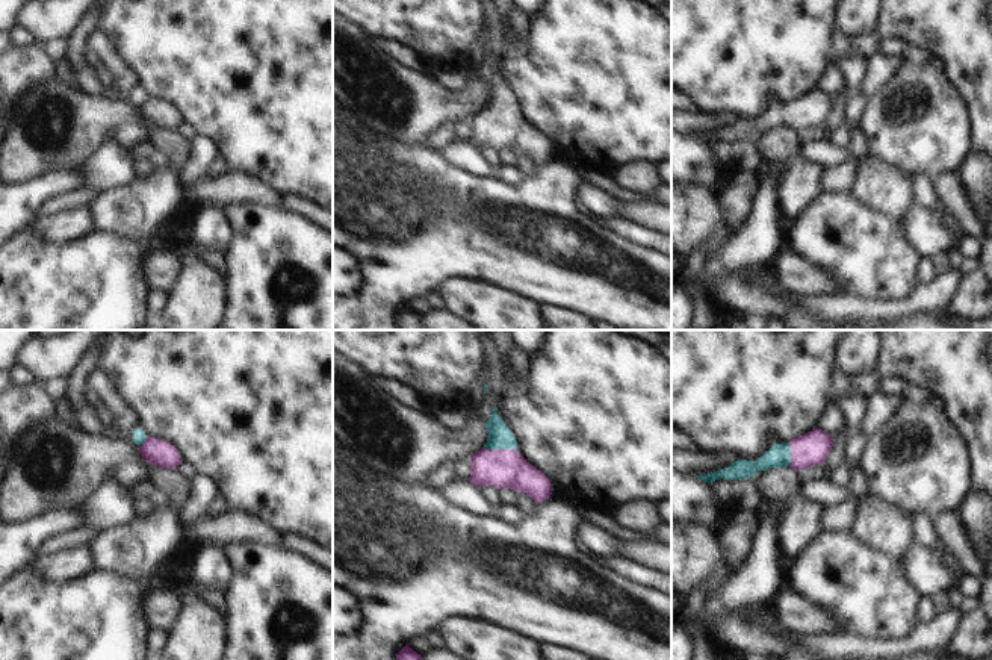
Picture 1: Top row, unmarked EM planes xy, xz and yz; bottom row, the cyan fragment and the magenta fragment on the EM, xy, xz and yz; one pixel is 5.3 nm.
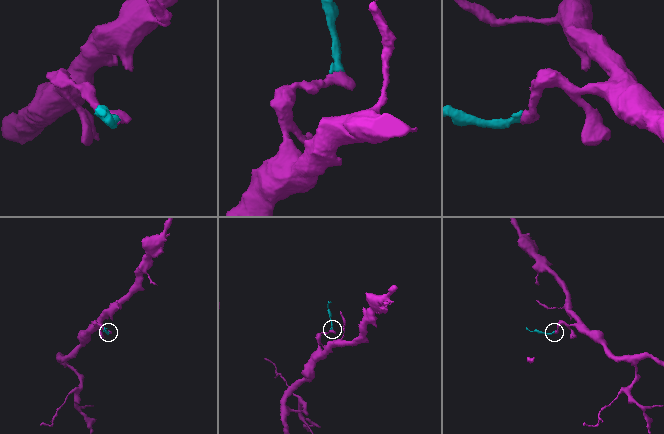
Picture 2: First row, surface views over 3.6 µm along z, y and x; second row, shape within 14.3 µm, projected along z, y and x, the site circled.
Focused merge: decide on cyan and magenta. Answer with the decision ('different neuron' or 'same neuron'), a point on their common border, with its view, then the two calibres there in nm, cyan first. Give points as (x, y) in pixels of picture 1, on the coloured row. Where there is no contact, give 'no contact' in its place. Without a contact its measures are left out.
same neuron | xz (501, 448) | 130/200 nm

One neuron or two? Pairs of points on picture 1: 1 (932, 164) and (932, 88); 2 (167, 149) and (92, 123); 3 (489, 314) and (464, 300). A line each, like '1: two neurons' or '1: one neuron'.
1: one neuron
2: one neuron
3: one neuron

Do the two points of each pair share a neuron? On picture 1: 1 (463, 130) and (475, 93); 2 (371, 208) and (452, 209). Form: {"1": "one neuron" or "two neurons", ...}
{"1": "two neurons", "2": "one neuron"}

